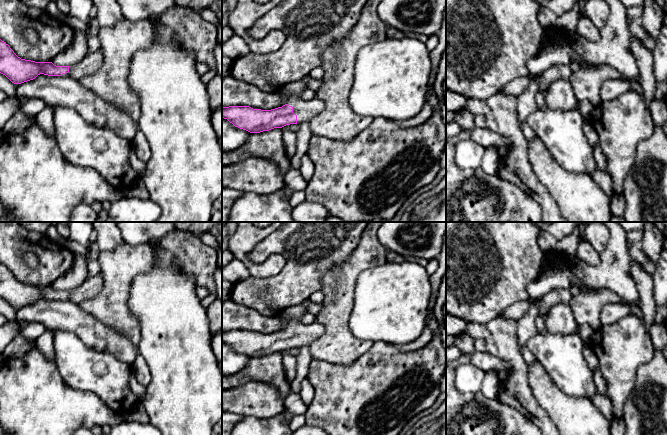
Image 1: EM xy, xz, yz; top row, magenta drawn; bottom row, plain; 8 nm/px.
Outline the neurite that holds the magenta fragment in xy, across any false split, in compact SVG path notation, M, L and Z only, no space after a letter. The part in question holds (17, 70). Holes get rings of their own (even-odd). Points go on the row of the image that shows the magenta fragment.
M0 39L0 73L14 84L33 80L40 74L66 76L79 80L86 75L96 73L102 62L101 49L88 53L80 62L71 66L56 66L52 62L25 60L18 57L10 46Z

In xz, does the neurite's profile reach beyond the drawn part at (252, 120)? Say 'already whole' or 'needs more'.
needs more

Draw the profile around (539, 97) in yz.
M537 91L535 95L536 104L538 109L545 109L546 107L546 100L545 100L545 93Z

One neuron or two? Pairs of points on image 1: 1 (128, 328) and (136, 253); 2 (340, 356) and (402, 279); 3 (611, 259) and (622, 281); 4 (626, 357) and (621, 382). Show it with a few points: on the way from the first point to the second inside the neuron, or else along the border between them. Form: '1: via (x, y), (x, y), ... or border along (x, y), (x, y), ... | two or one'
1: via (119, 309), (119, 272) | one
2: border along (350, 313), (349, 330), (356, 337), (373, 342) | two
3: via (614, 264), (614, 273), (617, 276) | one
4: via (621, 363), (621, 376) | one

